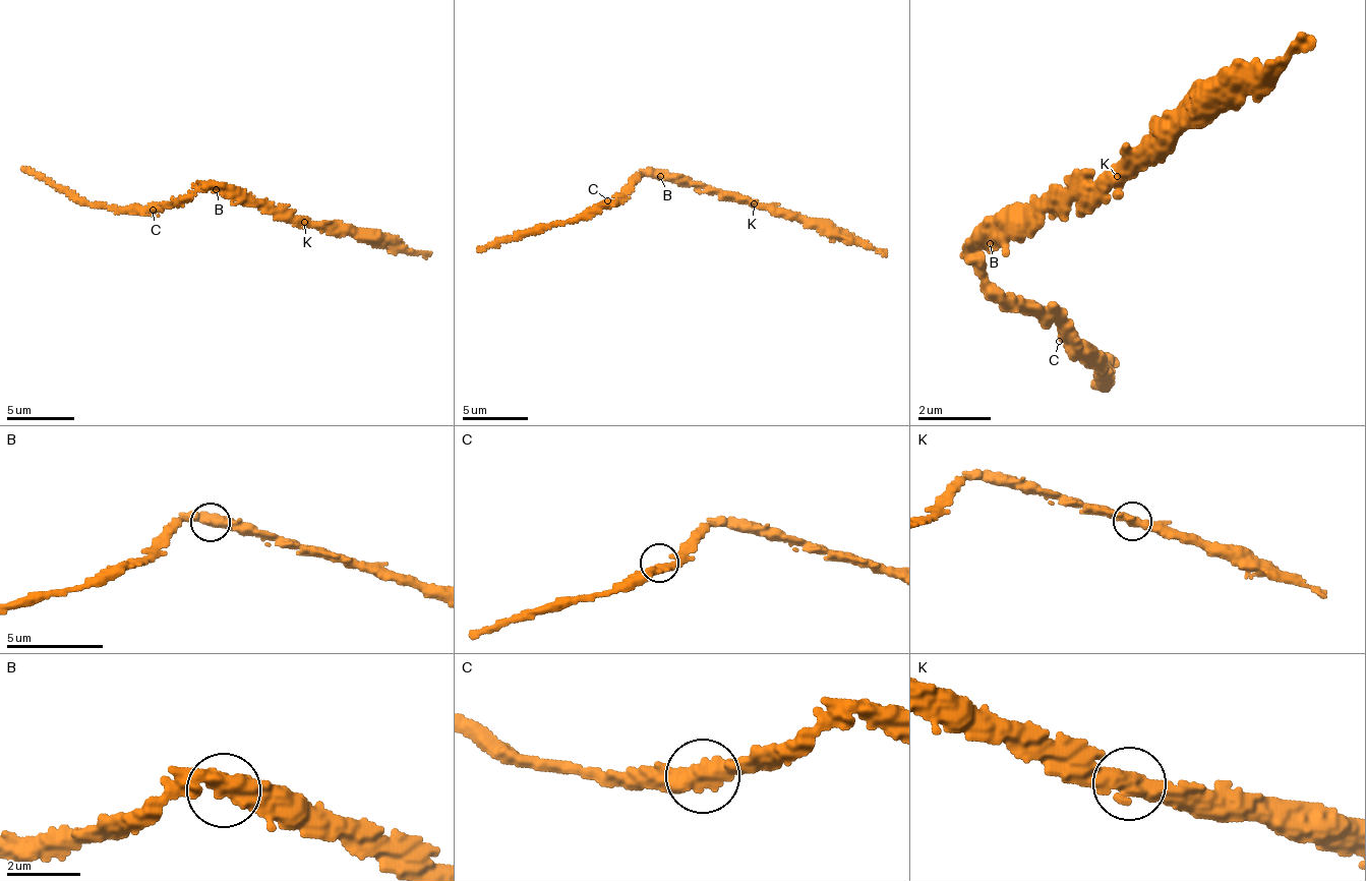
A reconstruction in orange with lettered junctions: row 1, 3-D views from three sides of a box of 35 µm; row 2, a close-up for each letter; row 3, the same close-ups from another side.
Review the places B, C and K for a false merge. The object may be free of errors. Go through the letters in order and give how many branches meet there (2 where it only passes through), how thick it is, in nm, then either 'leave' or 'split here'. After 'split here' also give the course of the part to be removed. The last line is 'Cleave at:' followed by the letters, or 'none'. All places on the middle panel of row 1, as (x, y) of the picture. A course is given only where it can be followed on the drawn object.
B: 2 | 480 nm | leave
C: 2 | 480 nm | leave
K: 2 | 480 nm | leave
Cleave at: none

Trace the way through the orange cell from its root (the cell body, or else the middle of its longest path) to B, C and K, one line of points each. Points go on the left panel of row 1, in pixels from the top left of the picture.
B: (229, 194), (219, 194), (216, 189)
C: (229, 194), (199, 188), (191, 197), (153, 210)
K: (229, 194), (273, 202), (276, 208), (294, 212), (303, 222)

